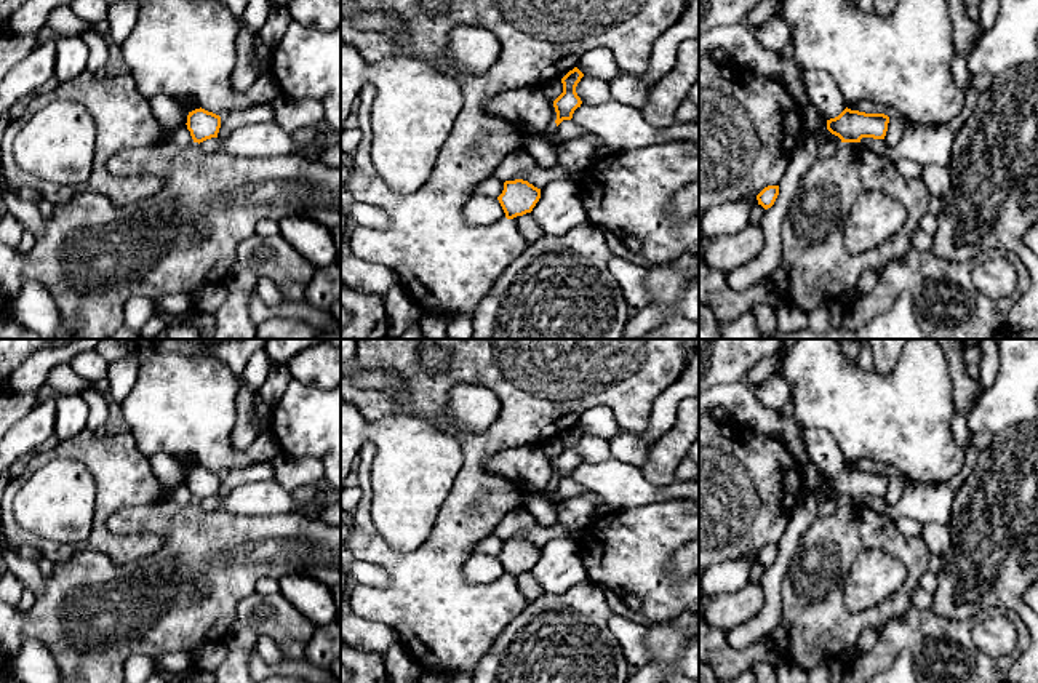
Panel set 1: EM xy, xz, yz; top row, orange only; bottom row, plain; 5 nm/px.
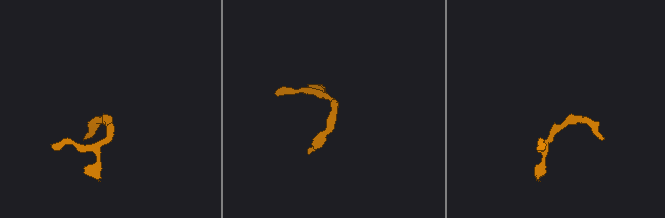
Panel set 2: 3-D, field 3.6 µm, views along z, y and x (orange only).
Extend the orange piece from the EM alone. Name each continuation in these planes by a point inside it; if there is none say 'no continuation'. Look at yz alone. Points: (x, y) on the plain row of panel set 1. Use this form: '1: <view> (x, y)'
no continuation

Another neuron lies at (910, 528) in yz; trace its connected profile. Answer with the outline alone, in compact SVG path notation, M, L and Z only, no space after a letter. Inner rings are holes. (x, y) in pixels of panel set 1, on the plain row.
M896 518L894 523L905 537L921 536L921 523L913 518Z

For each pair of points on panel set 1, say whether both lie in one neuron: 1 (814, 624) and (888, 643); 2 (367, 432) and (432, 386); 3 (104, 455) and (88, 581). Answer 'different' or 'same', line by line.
1: different
2: different
3: different

